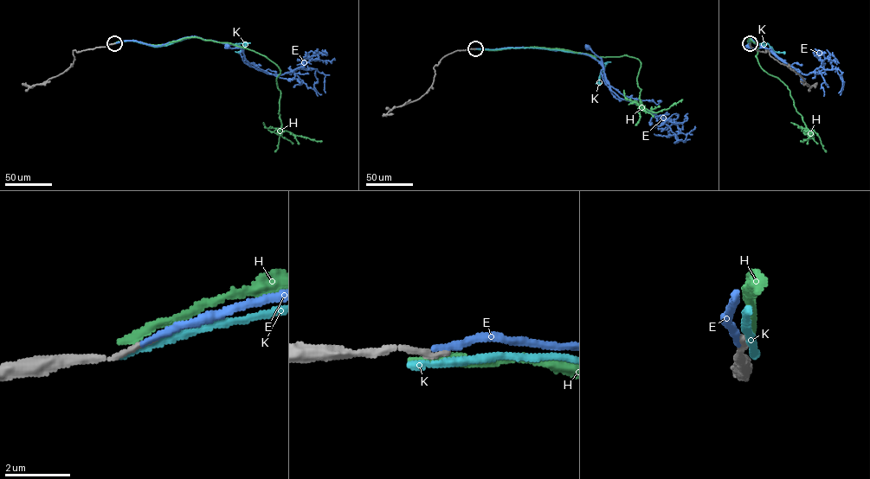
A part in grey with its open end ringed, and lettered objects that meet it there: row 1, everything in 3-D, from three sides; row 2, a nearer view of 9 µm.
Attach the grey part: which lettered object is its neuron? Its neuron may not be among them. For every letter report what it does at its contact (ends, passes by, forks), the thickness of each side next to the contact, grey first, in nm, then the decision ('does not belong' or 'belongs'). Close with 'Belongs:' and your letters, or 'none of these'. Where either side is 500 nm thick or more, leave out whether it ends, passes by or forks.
E: it ends | 190/240 nm | belongs
H: it ends | 200/340 nm | does not belong
K: it ends | 200/320 nm | does not belong
Belongs: E

